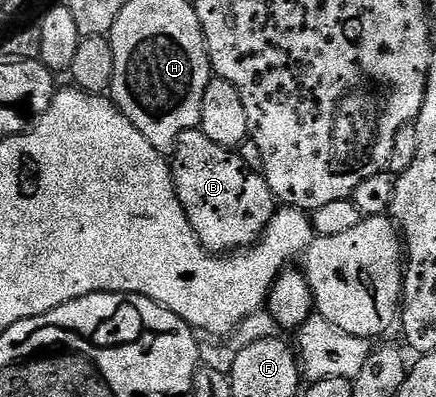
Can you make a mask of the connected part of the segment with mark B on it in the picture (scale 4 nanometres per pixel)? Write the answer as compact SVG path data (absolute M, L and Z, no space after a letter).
M200 129L179 133L171 166L179 205L183 205L191 229L209 251L232 253L253 246L279 210L264 174L248 167L236 150L215 145Z

